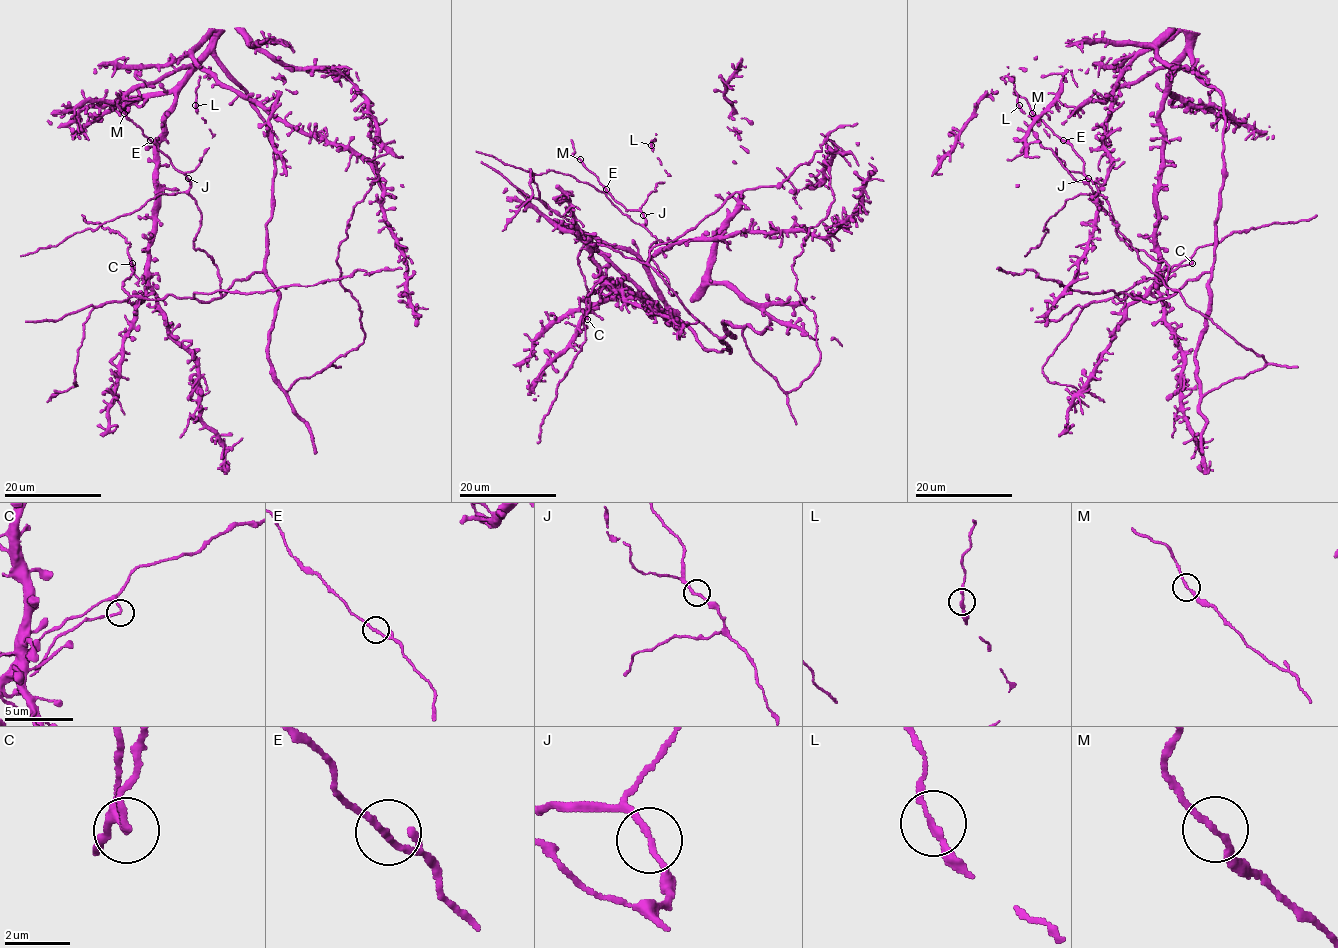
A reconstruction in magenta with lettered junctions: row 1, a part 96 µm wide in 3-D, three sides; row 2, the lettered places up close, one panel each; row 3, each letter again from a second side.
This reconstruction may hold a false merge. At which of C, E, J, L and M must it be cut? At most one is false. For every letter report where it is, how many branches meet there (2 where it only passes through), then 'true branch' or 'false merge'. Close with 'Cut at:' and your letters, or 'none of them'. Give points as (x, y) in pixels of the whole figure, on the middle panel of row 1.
C: place (587, 319); branches 2; false merge
E: place (606, 189); branches 2; true branch
J: place (643, 215); branches 2; true branch
L: place (651, 145); branches 2; true branch
M: place (580, 159); branches 2; true branch
Cut at: C

